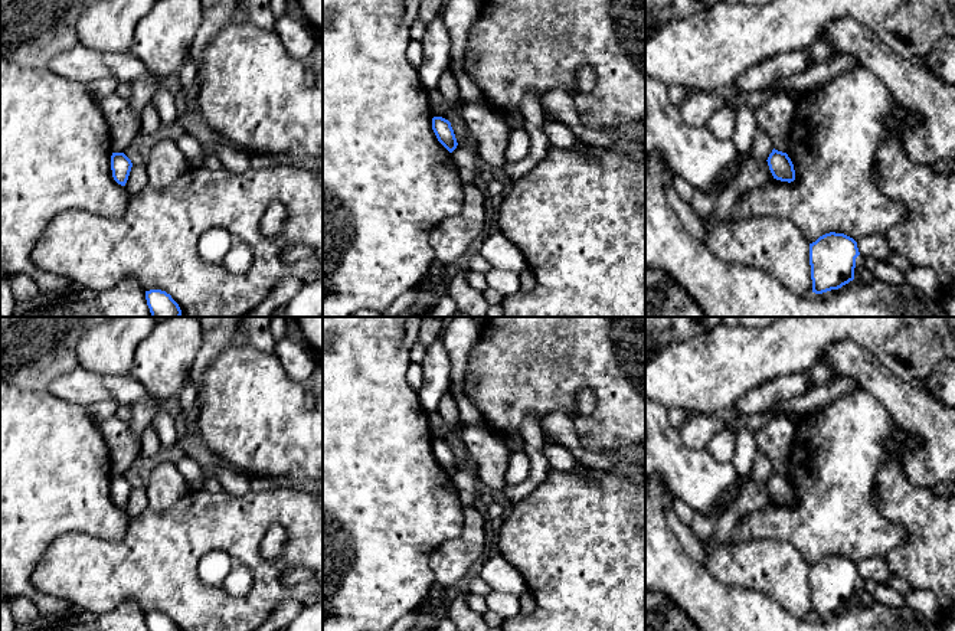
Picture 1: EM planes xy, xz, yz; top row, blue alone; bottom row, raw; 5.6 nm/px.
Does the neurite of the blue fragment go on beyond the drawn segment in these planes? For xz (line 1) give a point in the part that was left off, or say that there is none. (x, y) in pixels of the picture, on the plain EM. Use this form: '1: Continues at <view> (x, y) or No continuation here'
1: No continuation here

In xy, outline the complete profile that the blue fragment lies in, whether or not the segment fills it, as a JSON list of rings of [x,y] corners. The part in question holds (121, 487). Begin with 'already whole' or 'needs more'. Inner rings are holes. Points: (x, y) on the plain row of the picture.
already whole; [[[112,475],[111,478],[111,493],[114,503],[125,509],[133,485],[124,475]]]

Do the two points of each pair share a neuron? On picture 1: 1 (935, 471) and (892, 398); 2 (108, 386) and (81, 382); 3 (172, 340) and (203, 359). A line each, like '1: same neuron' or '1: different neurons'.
1: same neuron
2: same neuron
3: different neurons

